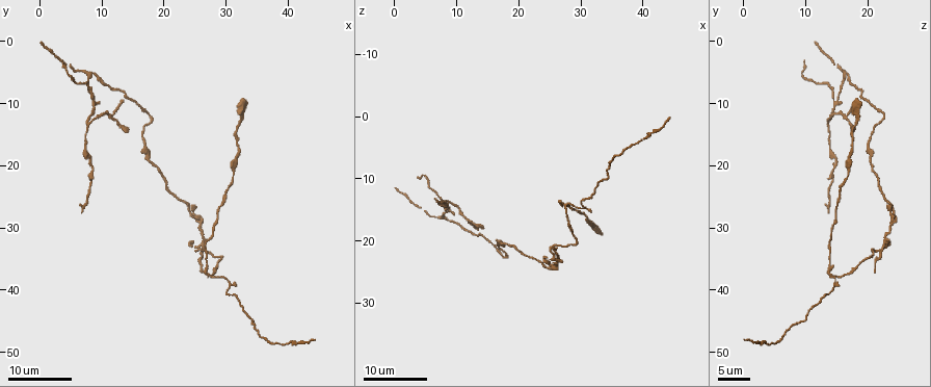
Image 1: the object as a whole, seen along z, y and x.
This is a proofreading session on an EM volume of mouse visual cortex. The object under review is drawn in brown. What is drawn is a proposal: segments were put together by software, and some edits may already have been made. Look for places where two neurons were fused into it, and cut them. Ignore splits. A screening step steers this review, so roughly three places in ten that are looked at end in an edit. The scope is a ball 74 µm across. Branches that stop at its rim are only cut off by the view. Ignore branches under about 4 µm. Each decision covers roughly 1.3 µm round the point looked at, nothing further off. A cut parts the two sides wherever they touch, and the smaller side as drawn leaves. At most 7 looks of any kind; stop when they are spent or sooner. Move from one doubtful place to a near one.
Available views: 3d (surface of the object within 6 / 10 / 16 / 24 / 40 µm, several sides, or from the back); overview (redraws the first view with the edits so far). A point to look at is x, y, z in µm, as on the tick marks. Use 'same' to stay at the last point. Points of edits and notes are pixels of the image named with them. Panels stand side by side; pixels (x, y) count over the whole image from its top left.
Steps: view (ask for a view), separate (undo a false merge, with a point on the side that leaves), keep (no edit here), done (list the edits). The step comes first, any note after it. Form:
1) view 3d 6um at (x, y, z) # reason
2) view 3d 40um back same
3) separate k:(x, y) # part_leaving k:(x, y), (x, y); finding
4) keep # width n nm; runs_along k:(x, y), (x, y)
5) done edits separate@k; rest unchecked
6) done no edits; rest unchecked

view 3d 16um at (18.0, 19.5, 20.5) # sudden change in width

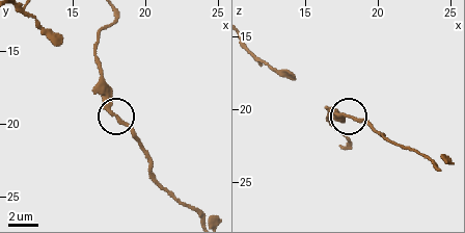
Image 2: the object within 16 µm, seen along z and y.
view 3d 6um at (17.6, 19.2, 20.6)

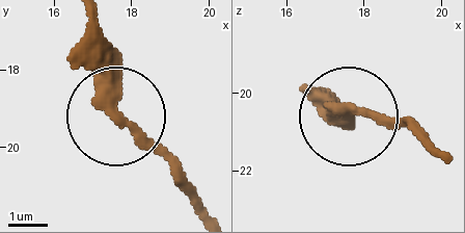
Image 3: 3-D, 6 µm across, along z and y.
keep # runs_along 3:(213, 215), (116, 115), (113, 56), (97, 17); all the same neuron

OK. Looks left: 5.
view 3d 16um at (8.0, 5.5, 16.5) # three-way junction

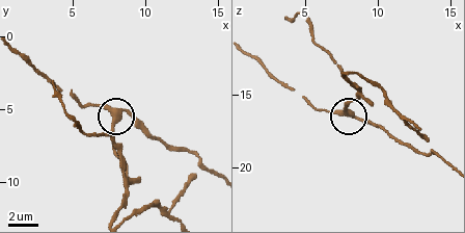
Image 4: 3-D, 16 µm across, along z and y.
view 3d 10um at (8.0, 5.6, 16.2) # zoom in

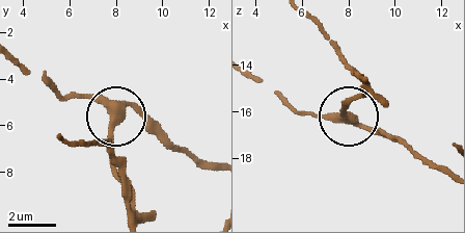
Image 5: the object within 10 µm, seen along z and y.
view 3d 10um back at (8.0, 5.6, 16.3) # from behind

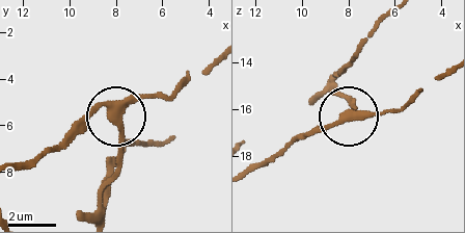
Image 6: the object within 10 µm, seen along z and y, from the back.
separate 6:(118, 160) # part_leaving 6:(120, 131), (120, 158), (105, 188), (103, 212); two neurons meet here

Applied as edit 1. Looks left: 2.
done edits separate@6; rest unchecked

